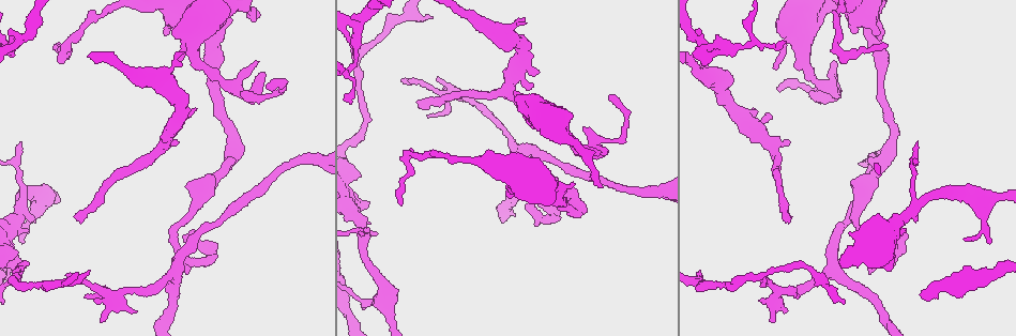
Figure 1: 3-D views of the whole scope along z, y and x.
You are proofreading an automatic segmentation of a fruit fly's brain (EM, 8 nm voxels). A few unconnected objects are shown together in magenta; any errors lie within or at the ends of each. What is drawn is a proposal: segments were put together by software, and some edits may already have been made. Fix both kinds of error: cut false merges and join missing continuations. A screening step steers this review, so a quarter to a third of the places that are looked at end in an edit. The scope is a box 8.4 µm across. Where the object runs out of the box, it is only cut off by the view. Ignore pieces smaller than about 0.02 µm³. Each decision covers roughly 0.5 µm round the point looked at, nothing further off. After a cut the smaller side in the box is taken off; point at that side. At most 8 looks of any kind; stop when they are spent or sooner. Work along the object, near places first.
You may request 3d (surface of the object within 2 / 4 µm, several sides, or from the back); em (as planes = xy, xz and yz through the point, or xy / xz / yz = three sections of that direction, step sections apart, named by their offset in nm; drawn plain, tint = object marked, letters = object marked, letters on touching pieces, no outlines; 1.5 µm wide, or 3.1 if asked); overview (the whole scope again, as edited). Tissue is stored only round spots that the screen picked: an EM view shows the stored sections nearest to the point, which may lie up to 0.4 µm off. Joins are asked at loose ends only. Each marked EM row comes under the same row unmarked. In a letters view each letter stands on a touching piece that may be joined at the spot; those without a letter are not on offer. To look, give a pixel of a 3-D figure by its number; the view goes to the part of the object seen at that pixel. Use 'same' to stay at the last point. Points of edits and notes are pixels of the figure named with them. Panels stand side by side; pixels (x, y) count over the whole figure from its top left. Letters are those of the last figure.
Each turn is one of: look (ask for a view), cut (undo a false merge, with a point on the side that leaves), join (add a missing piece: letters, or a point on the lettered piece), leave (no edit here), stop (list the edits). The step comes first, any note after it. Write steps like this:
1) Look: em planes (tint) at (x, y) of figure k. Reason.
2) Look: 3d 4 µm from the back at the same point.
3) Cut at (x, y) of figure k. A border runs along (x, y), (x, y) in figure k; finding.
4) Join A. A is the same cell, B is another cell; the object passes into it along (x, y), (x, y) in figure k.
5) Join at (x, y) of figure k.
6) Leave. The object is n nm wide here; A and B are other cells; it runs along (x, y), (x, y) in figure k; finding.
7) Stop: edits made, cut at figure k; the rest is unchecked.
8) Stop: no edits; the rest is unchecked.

Look: 3d 4 µm at (62, 48) of figure 1. Sharp bend.

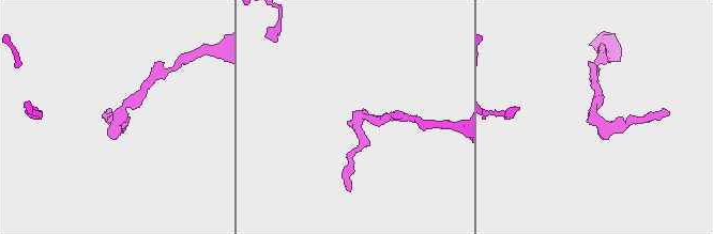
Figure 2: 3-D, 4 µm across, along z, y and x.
Look: em xz step 8 (tint) at (592, 117) of figure 2. Need the tissue.

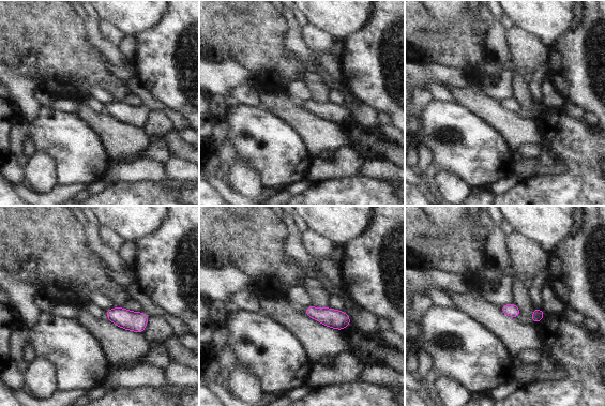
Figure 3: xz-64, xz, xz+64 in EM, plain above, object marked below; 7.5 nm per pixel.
Look: em planes (letters) at the same point. Cut it another way.

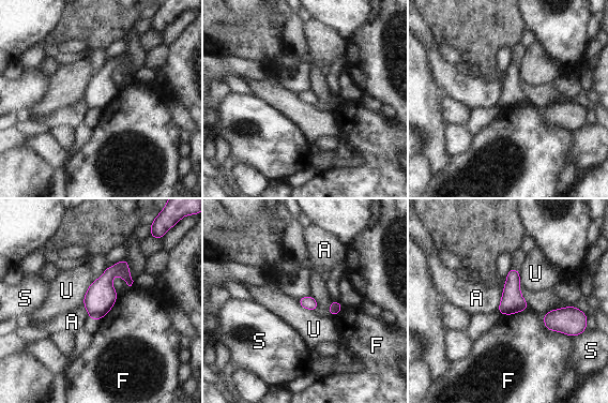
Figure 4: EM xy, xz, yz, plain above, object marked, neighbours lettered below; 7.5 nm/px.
Leave. A, F, S and U are other cells; a border runs along (502, 289), (500, 304), (496, 311) in figure 4; continuous, no second neuron.

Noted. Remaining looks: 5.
Look: 3d 2 µm at (352, 66) of figure 1. Narrows sharply.

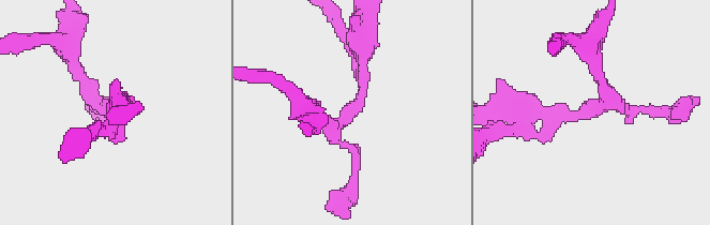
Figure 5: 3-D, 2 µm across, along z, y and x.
Look: em xy step 4 (letters) at (357, 102) of figure 5. Shape alone is not enough.

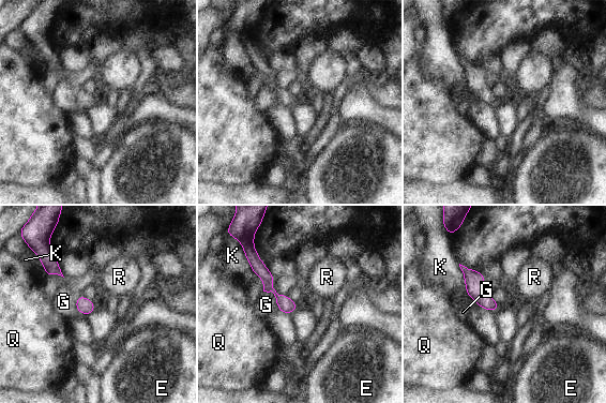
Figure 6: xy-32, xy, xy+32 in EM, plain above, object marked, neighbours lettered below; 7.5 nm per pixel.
Leave. E, G, K, Q and R are other cells; it runs along (259, 263), (268, 285), (292, 308) in figure 6; one neuron here.

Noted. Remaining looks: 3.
Look: 3d 4 µm at (180, 52) of figure 1. An open end.

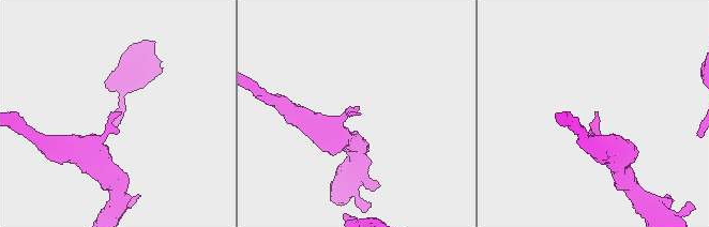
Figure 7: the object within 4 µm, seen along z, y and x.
Look: em planes (letters) at (598, 111) of figure 7.

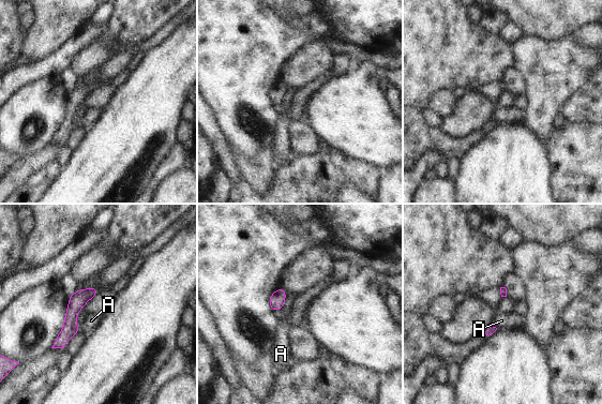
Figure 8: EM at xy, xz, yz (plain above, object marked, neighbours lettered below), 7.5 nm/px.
Leave. A is another cell; it runs along (94, 289), (73, 309), (62, 342) in figure 8; no lettered piece goes on from it.

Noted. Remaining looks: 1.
Stop: no edits; the rest is unchecked.

